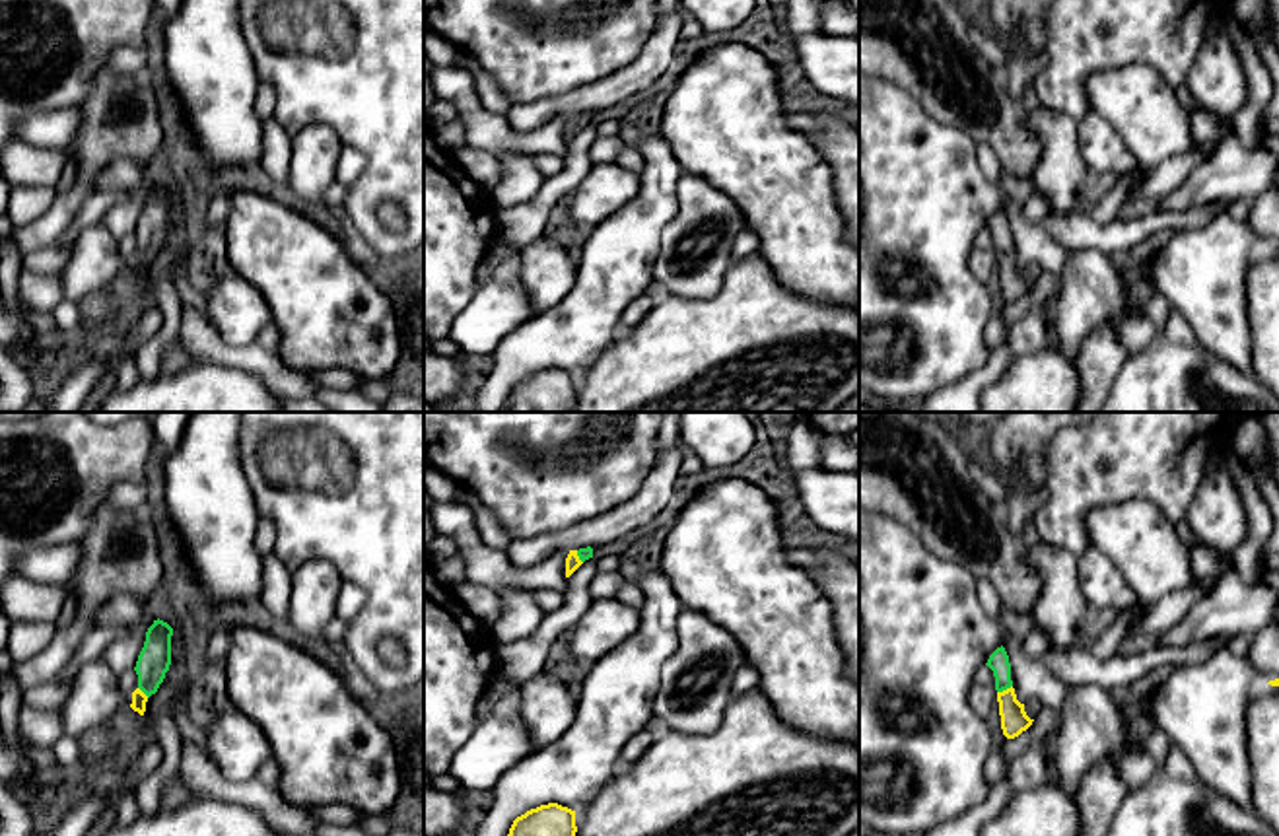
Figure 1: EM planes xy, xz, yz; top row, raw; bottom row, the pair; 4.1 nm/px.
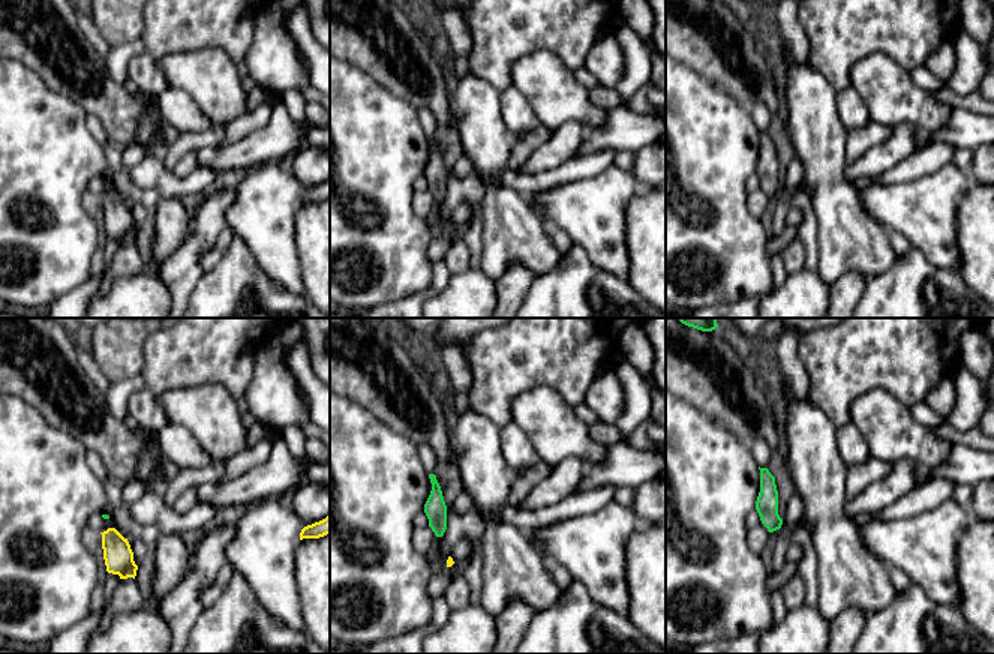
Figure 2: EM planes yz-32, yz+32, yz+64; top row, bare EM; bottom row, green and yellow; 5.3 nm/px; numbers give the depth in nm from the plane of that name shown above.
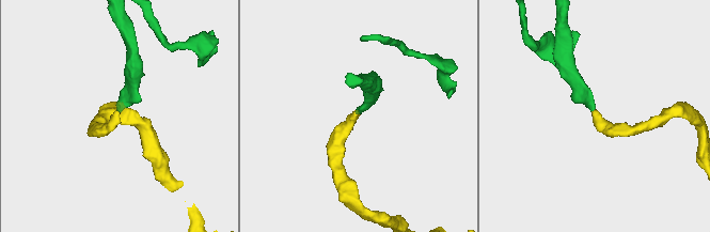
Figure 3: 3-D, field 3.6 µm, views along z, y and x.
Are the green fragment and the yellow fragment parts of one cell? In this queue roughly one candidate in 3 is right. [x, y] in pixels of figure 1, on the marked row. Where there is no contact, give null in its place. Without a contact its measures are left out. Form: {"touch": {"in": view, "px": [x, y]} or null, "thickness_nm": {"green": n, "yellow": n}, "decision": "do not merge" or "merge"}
{"touch": {"in": "yz", "px": [1003, 689]}, "thickness_nm": {"green": 90, "yellow": 110}, "decision": "merge"}

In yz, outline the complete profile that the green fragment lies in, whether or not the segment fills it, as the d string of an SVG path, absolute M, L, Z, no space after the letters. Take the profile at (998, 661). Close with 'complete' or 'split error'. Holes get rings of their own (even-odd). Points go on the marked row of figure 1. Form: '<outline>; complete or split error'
M997 647L987 663L995 677L995 690L999 702L1001 729L1007 739L1019 737L1026 731L1034 719L1024 712L1024 704L1017 700L1013 680L1011 680L1011 663L1005 647Z; split error

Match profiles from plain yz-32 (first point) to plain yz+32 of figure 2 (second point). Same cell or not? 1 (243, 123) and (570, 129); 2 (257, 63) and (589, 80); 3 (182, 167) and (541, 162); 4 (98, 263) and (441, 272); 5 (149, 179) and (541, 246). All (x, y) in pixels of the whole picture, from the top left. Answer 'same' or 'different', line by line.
1: same
2: different
3: different
4: different
5: different

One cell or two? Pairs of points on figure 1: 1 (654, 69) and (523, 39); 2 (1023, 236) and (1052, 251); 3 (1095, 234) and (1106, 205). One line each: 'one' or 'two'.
1: two
2: one
3: two

